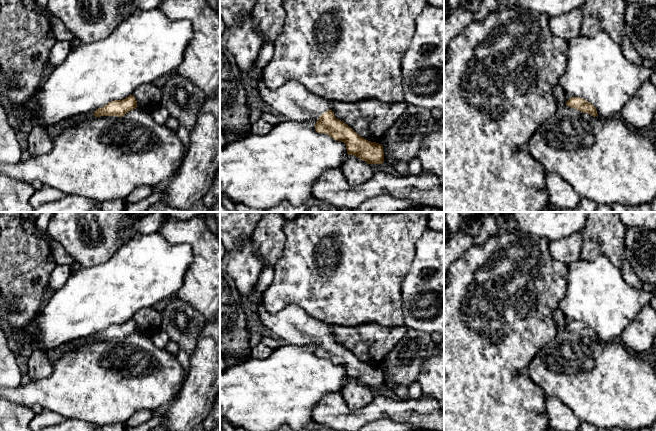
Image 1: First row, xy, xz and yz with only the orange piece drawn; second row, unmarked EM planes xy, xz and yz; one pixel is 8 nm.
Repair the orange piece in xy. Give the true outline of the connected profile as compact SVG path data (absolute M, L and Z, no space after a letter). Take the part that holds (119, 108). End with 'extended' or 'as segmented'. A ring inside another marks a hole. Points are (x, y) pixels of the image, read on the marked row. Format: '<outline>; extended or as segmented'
M130 95L122 100L114 100L106 104L102 108L98 108L93 115L101 116L117 116L122 117L129 111L137 108L137 101L133 95Z; as segmented

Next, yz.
M571 97L566 104L568 107L575 108L583 113L588 113L594 117L597 117L597 110L590 102L580 97Z; as segmented

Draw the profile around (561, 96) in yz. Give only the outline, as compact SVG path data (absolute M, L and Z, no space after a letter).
M559 83L553 88L553 94L558 105L565 105L571 98L571 96L564 91L563 87Z

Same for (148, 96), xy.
M148 83L139 86L132 95L136 98L138 109L151 112L160 105L162 91L161 87Z

